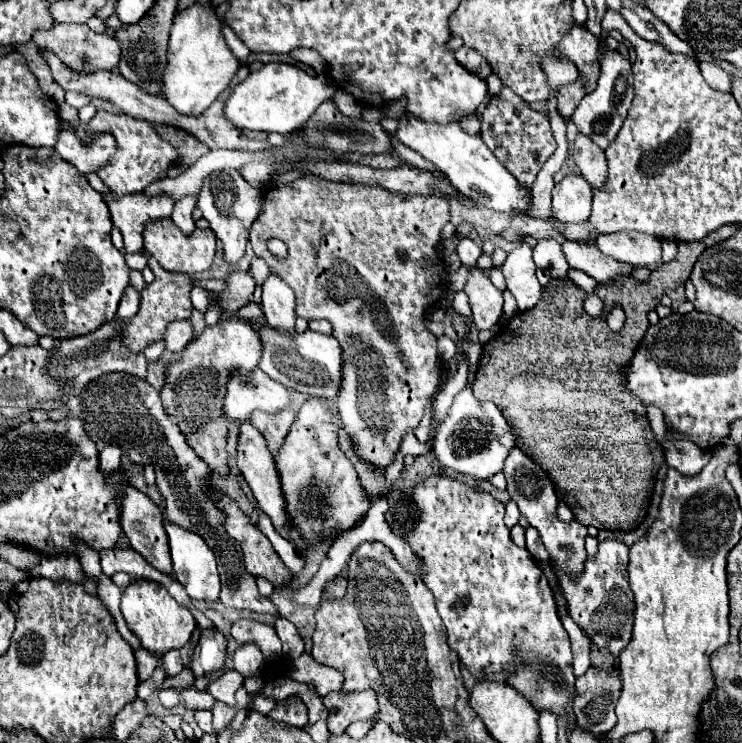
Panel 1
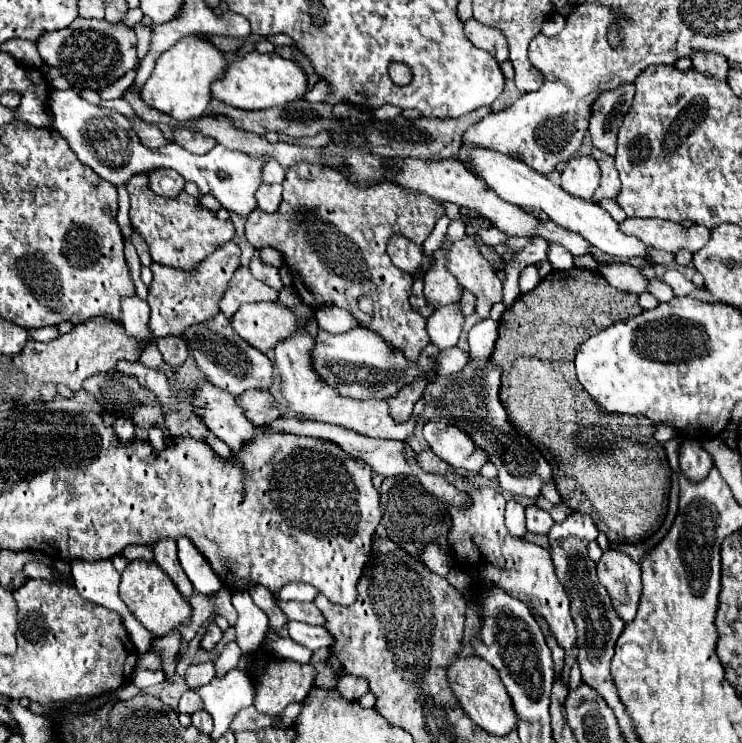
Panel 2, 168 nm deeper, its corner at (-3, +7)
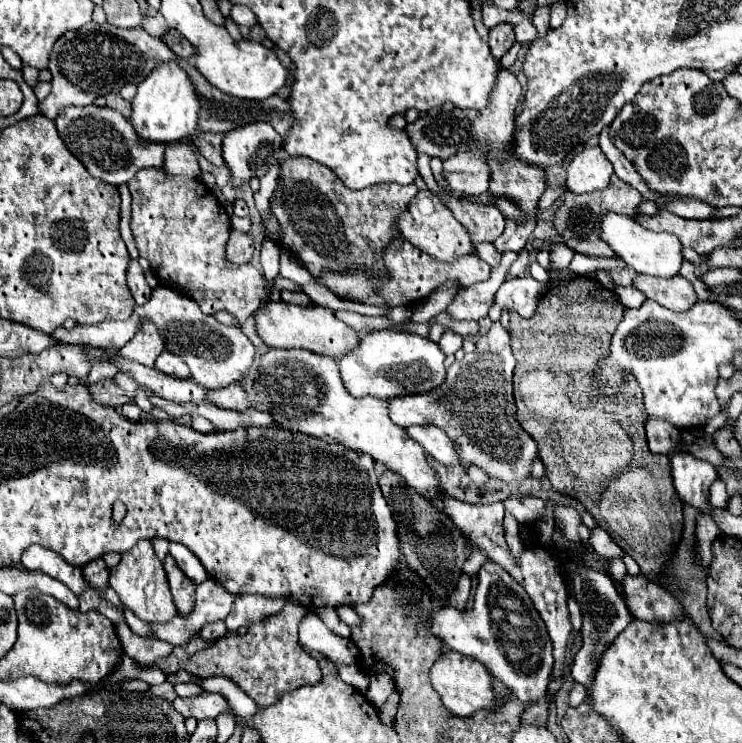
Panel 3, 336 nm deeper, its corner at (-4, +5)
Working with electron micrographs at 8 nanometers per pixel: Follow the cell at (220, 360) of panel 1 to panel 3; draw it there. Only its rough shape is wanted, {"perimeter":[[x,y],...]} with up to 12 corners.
{"perimeter":[[270,301],[256,333],[270,349],[340,359],[360,335],[314,303]]}

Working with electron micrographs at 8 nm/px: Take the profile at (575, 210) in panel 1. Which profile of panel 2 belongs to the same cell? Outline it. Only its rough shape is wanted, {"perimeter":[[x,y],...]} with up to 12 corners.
{"perimeter":[[591,155],[573,157],[561,173],[569,195],[591,199],[601,171]]}

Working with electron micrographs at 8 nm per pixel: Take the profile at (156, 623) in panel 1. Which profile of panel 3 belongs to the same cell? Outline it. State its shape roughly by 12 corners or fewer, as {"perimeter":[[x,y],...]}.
{"perimeter":[[140,541],[110,587],[142,621],[178,615],[164,567]]}

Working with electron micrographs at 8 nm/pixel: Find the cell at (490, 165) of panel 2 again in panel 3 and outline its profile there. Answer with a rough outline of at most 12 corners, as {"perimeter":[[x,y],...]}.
{"perimeter":[[604,213],[600,239],[628,267],[674,277],[682,247],[620,213]]}

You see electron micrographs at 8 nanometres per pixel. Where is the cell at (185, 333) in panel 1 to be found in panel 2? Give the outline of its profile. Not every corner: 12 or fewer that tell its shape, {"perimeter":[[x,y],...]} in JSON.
{"perimeter":[[177,337],[157,339],[163,361],[179,367],[187,345]]}

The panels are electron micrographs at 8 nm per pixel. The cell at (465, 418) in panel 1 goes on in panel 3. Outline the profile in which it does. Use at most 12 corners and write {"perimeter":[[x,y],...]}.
{"perimeter":[[408,427],[428,455],[462,467],[456,443],[440,427]]}

